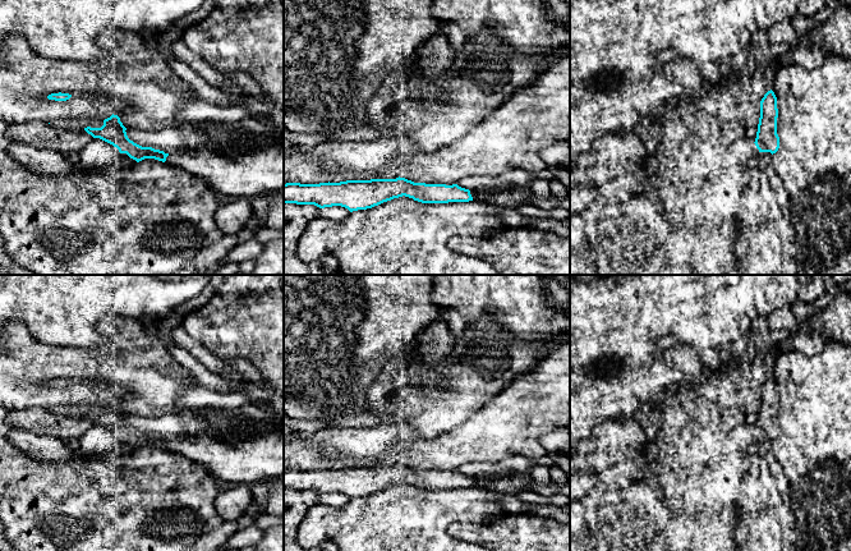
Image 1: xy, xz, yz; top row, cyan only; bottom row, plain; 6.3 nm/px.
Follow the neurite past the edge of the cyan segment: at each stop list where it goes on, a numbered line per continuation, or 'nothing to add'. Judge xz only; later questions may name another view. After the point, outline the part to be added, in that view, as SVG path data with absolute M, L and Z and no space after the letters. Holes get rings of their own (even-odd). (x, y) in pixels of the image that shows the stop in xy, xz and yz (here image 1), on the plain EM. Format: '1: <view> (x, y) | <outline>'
1: xz (481, 481) | M479 476L479 477L470 477L470 481L473 483L473 487L483 487L496 479L498 479L501 477L497 477L497 476Z

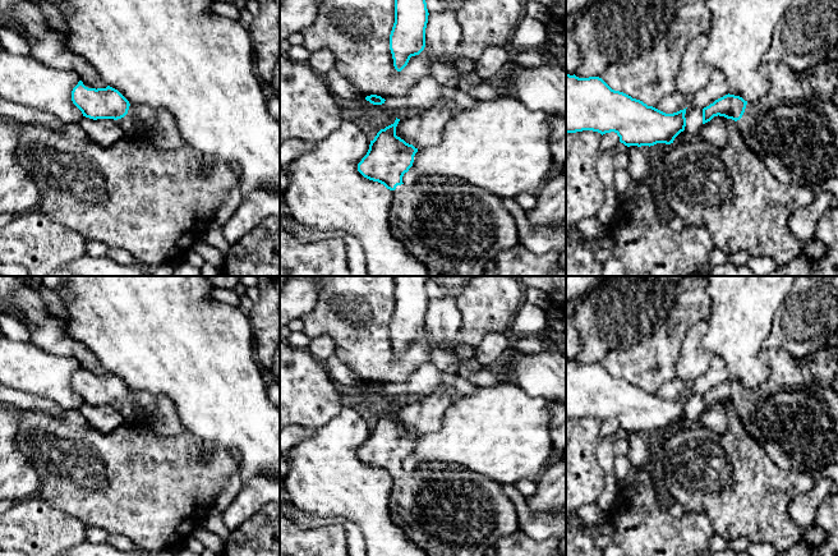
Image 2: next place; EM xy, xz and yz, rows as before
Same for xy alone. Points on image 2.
1: xy (142, 409) | M130 390L128 400L116 408L126 426L147 428L166 437L183 433L174 403L164 395Z

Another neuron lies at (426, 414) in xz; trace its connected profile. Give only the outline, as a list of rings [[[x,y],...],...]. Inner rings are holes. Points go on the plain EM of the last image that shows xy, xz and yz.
[[[434,392],[404,404],[396,413],[396,422],[418,436],[439,429],[445,413],[453,403],[448,392]]]

